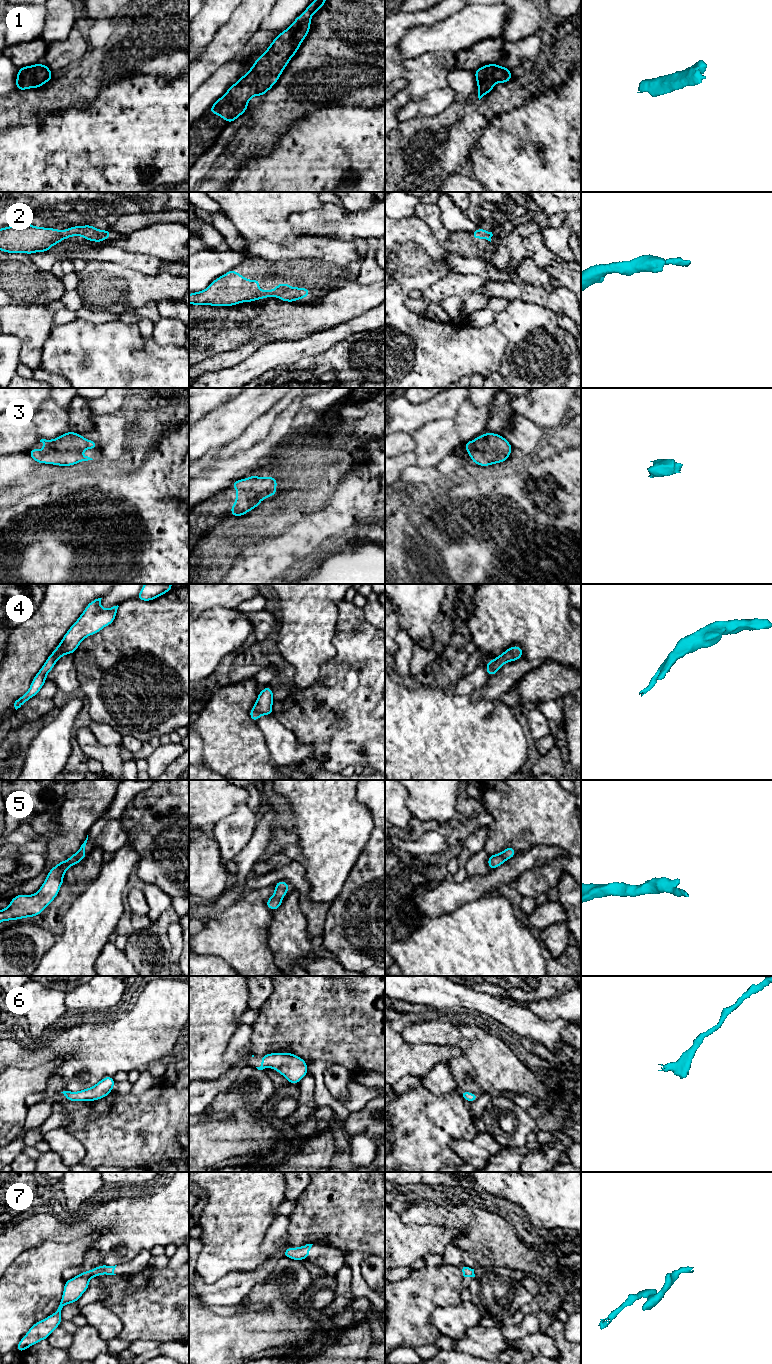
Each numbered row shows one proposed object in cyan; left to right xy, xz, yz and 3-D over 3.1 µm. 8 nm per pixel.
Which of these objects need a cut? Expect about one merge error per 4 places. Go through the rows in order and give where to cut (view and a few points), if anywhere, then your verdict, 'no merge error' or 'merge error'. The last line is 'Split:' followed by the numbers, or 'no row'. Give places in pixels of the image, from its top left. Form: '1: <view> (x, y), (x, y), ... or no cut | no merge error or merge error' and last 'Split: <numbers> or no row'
1: no cut | no merge error
2: no cut | no merge error
3: no cut | no merge error
4: no cut | no merge error
5: no cut | no merge error
6: no cut | no merge error
7: no cut | no merge error
Split: no row

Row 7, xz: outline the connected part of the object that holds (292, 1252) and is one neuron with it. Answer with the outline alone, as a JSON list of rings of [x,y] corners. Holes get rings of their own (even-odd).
[[[306,1244],[299,1248],[289,1246],[289,1248],[283,1252],[283,1257],[292,1258],[295,1261],[300,1261],[305,1258],[309,1259],[309,1250],[312,1245],[313,1244]]]

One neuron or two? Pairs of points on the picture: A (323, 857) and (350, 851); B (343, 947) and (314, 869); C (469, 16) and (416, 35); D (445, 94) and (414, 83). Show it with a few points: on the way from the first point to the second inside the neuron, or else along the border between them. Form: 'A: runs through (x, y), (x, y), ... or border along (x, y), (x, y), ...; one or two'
A: runs through (330, 852), (343, 851); one
B: border along (342, 886), (339, 893), (326, 905); two
C: runs through (456, 29), (449, 35), (429, 35); one
D: border along (447, 86), (433, 90), (414, 101); two

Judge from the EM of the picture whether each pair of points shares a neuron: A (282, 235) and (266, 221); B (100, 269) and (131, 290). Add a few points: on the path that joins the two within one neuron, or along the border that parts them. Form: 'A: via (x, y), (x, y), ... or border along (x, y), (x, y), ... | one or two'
A: via (278, 231), (270, 223) | one
B: via (108, 277), (115, 284), (123, 285) | one

